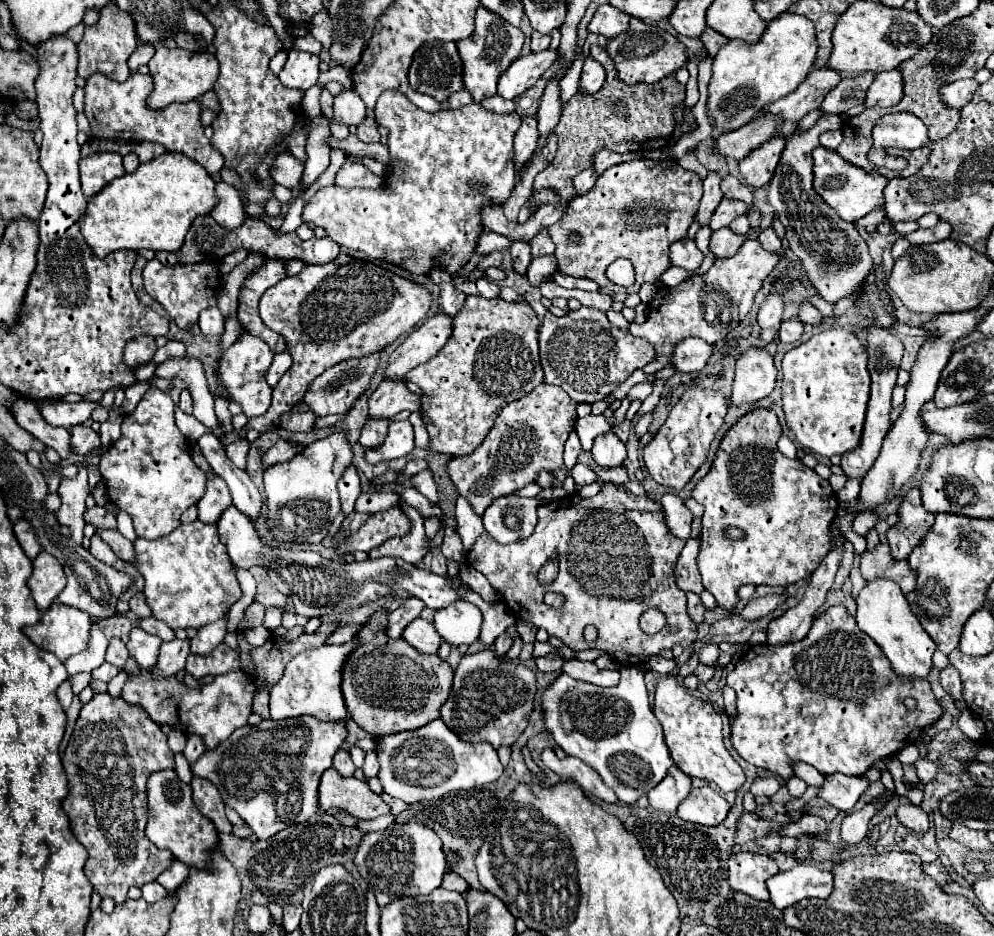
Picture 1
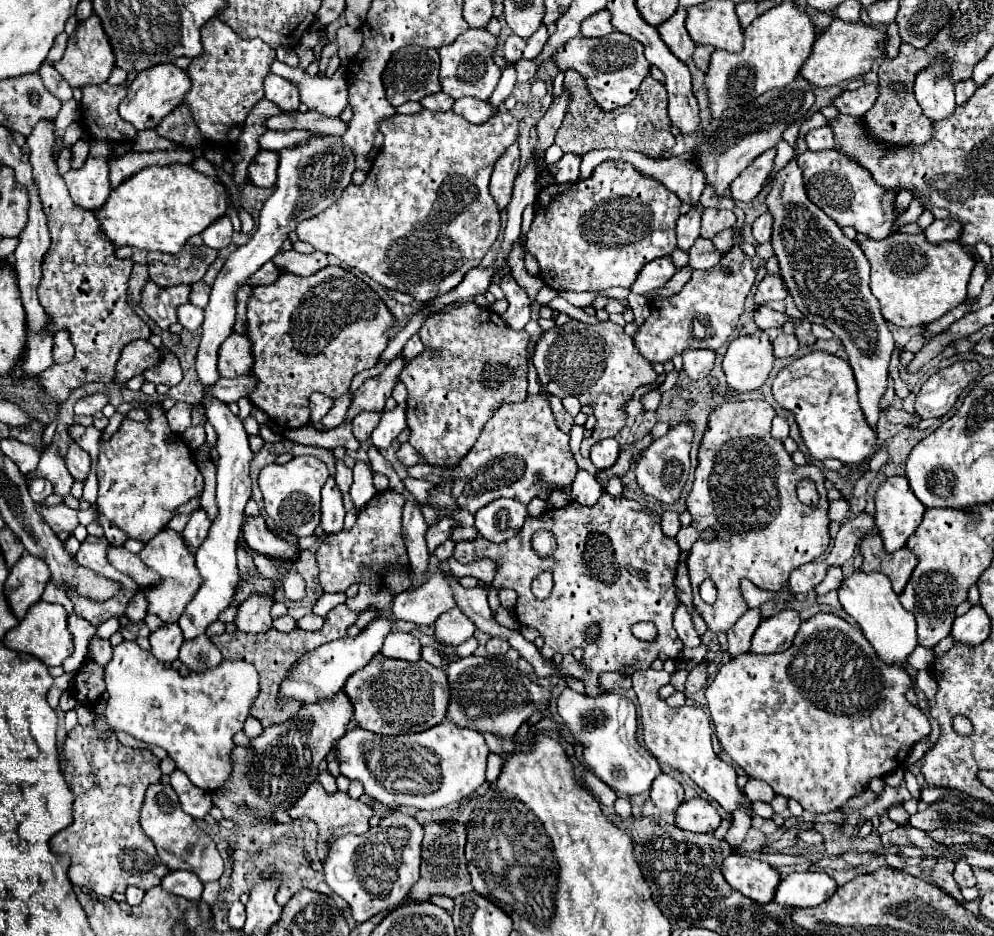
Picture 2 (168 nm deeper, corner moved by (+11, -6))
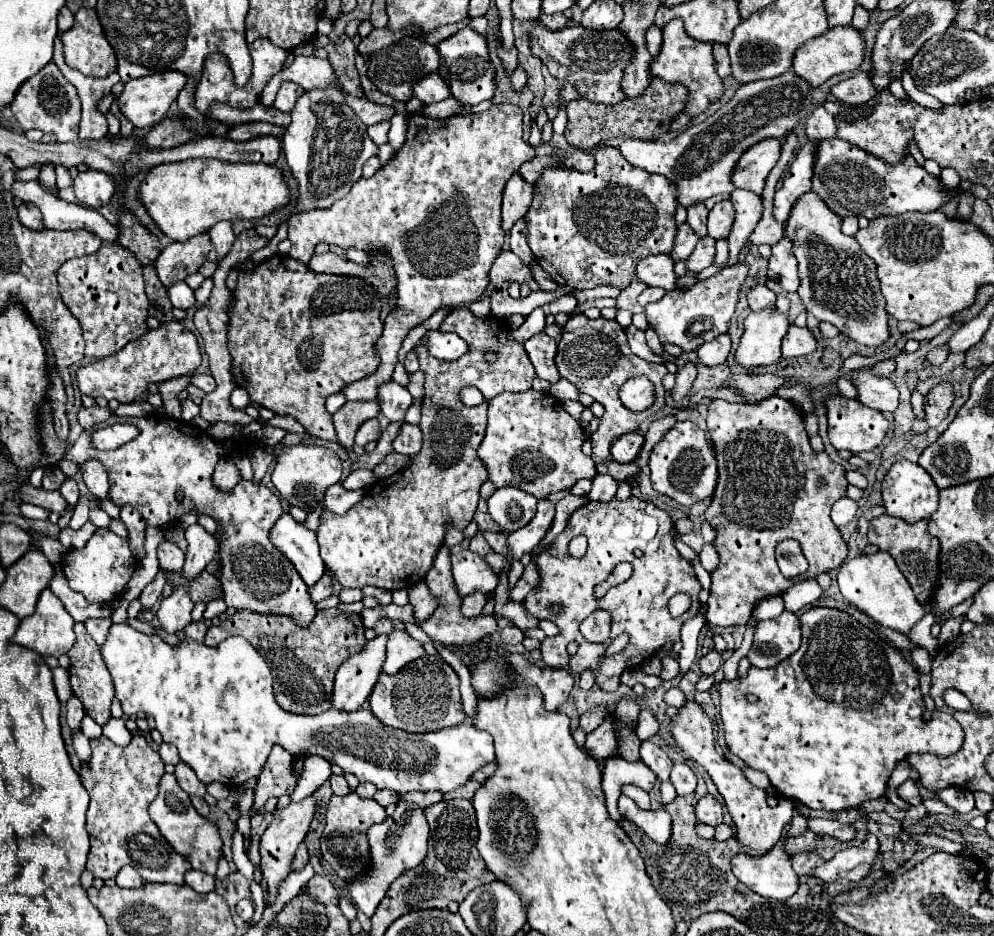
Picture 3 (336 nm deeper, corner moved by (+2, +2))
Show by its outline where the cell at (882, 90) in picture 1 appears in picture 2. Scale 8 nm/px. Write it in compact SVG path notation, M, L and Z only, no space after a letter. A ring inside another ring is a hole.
M866 83L854 91L842 91L836 97L834 105L840 113L862 117L868 109L872 109L872 105L876 103L876 97L878 97L878 85Z

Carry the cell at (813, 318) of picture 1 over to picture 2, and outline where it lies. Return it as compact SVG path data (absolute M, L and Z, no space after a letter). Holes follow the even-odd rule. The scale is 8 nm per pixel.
M760 305L754 311L754 323L762 330L768 330L770 327L781 327L786 322L792 322L794 325L798 325L800 321L800 319L788 319L786 313L783 314L774 311L774 309L766 307L766 305Z

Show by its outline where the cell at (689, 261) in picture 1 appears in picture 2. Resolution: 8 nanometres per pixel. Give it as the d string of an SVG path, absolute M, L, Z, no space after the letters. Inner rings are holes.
M660 257L660 259L644 265L644 269L640 269L640 275L636 277L636 281L632 285L632 293L642 295L652 289L658 289L658 287L666 285L674 273L676 273L676 267L672 265L670 257Z

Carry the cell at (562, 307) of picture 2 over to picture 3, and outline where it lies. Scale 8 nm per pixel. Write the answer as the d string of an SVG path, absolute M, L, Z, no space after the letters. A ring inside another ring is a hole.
M507 249L507 251L501 251L493 261L489 271L489 285L499 285L503 281L517 281L517 283L531 281L531 289L539 291L539 285L527 273L529 273L529 267L523 265L521 259Z

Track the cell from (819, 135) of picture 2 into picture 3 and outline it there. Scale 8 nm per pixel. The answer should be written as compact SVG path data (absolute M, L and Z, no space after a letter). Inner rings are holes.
M817 107L811 117L807 119L807 137L809 141L819 141L819 139L831 139L837 133L833 115L829 115L823 107Z

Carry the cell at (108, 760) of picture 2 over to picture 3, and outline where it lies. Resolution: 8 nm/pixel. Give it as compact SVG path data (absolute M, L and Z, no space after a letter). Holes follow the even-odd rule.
M103 735L91 739L91 759L81 765L79 775L91 797L87 811L87 833L91 839L87 869L93 877L113 879L121 867L133 865L145 881L183 885L183 875L191 869L189 861L173 851L147 815L163 773L165 763L157 751L147 747L141 735L135 735L127 747L119 747Z

